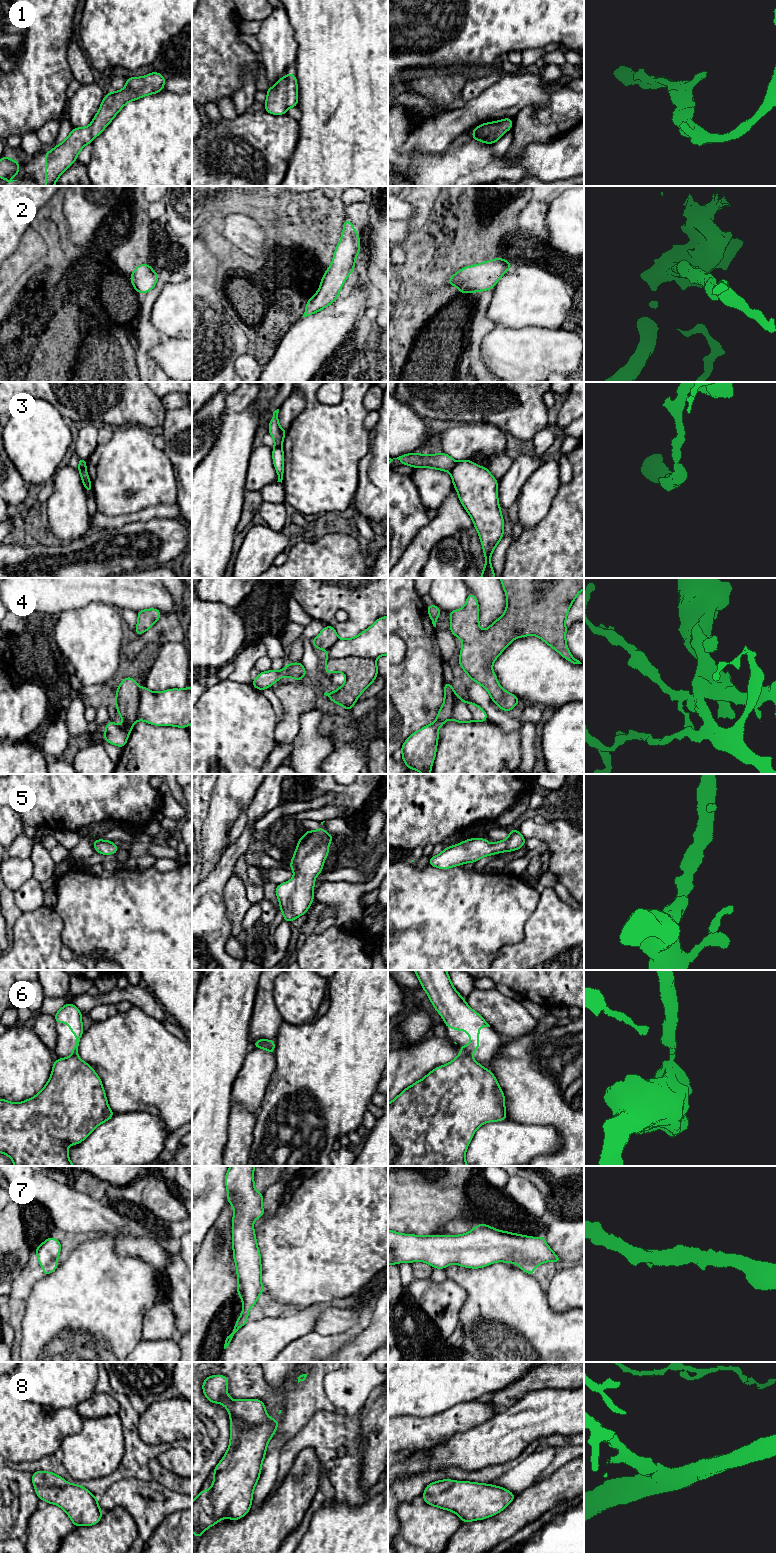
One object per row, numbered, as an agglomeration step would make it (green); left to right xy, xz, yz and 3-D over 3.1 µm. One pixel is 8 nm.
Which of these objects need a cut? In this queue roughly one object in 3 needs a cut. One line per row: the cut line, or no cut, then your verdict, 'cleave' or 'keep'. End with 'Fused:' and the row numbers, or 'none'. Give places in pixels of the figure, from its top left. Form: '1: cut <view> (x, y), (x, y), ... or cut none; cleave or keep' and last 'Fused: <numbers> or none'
1: cut none; keep
2: cut none; keep
3: cut yz (457, 462), (450, 472); cleave
4: cut xz (375, 659), (346, 656), (331, 658), (325, 663); cleave
5: cut none; keep
6: cut yz (462, 1051), (471, 1057); cleave
7: cut none; keep
8: cut none; keep
Fused: 3, 4, 6

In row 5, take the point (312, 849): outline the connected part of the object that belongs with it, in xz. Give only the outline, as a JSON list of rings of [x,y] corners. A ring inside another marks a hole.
[[[323,826],[318,830],[307,830],[304,836],[299,838],[290,862],[290,869],[294,872],[295,877],[275,888],[280,910],[283,913],[283,920],[291,923],[308,911],[314,899],[315,878],[322,872],[324,861],[329,854],[329,843],[332,840],[334,840],[333,835],[327,833]]]

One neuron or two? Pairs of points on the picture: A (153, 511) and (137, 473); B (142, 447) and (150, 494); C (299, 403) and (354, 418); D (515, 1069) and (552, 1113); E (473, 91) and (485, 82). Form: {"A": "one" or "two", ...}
{"A": "two", "B": "one", "C": "two", "D": "one", "E": "one"}

